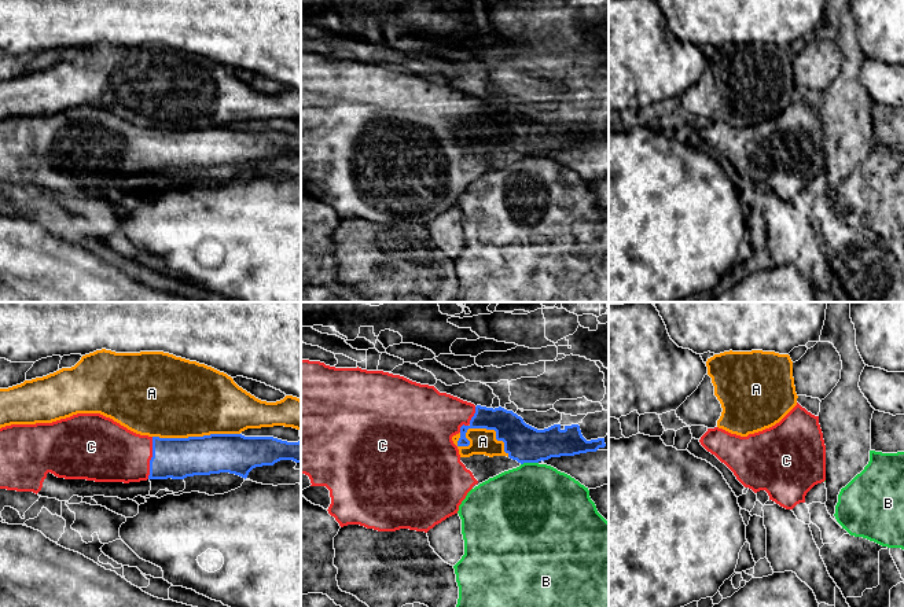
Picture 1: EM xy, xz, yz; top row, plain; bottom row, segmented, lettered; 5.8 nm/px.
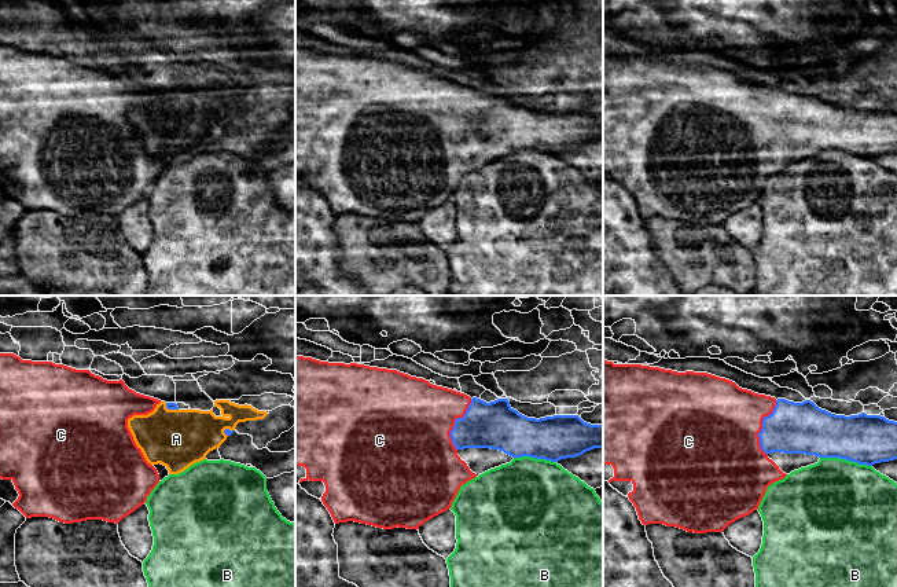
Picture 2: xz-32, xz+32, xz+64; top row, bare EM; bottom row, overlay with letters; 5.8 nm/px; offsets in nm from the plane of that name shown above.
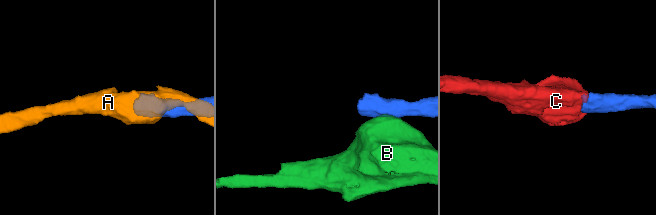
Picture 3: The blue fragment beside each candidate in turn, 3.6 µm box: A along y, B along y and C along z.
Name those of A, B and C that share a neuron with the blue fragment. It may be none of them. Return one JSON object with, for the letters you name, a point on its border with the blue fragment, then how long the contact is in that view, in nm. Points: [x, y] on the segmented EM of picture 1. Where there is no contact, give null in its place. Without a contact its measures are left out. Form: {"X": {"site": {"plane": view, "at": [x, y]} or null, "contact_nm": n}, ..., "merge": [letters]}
{"C": {"site": {"plane": "xy", "at": [151, 457]}, "contact_nm": 260}, "merge": ["C"]}

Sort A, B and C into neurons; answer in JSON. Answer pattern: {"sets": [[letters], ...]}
{"sets": [["A"], ["B"], ["C"]]}

